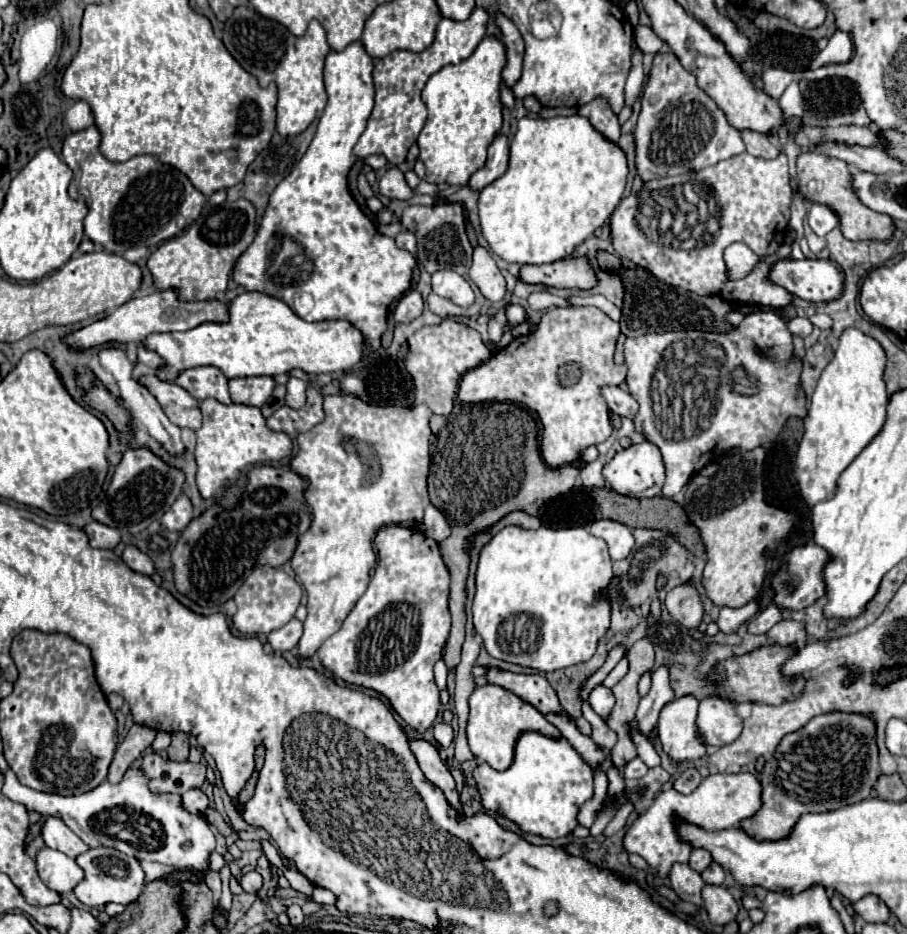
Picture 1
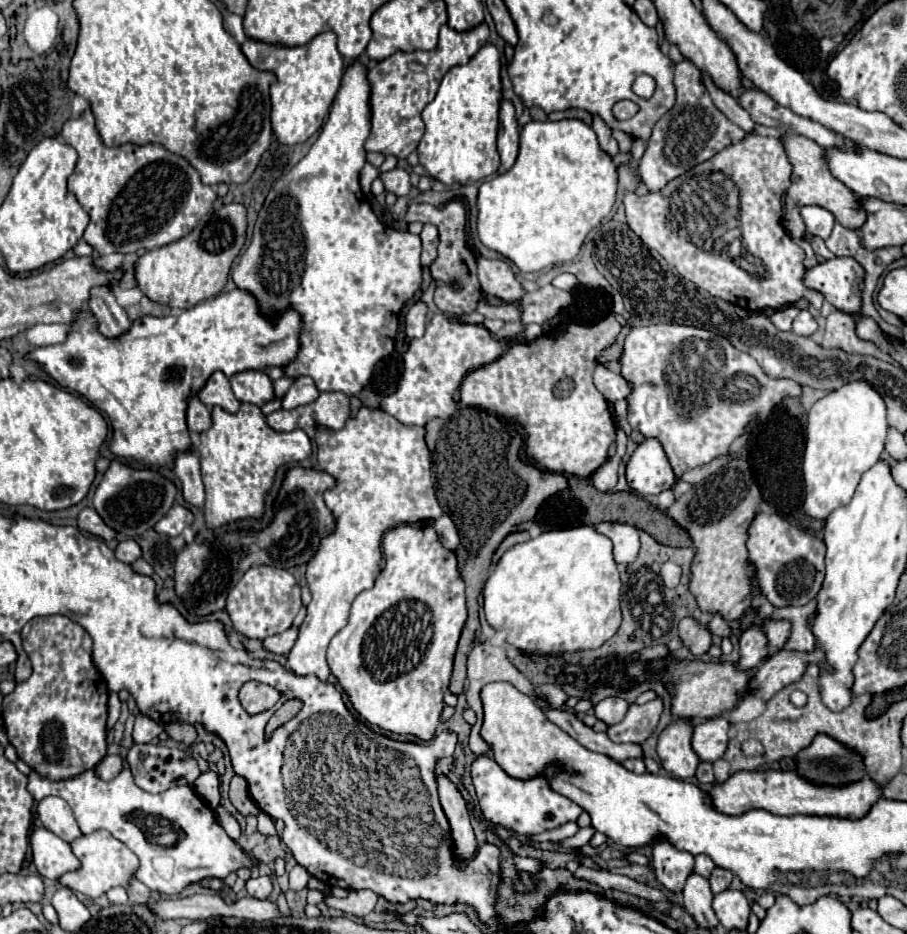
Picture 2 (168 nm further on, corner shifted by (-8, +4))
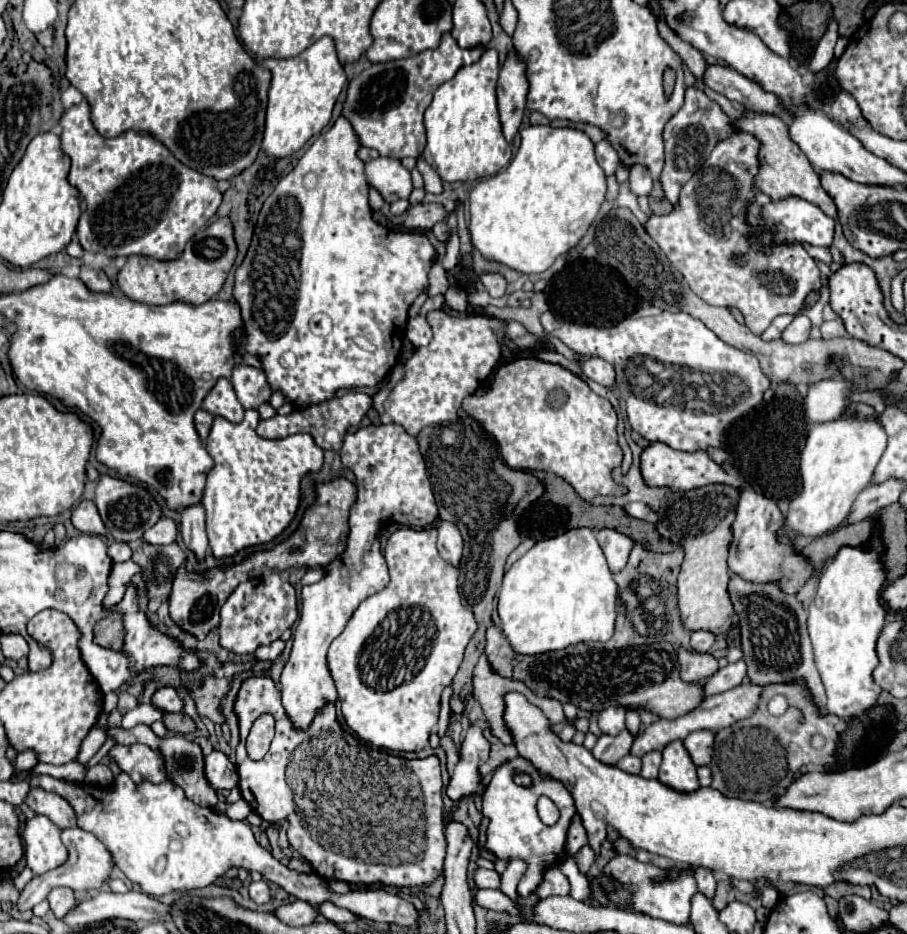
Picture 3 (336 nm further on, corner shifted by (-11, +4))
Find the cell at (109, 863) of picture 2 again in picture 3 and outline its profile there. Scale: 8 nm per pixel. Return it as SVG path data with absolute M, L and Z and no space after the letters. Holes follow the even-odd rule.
M68 827L68 829L62 829L60 837L62 837L64 847L68 847L68 859L60 867L34 877L24 887L24 891L18 897L18 911L30 911L36 903L46 899L46 895L54 887L70 887L74 891L90 891L90 889L98 889L108 879L108 873L112 869L112 859L110 859L110 853L106 851L106 847L102 847L102 843L94 835L90 835L88 831L84 831L80 827Z

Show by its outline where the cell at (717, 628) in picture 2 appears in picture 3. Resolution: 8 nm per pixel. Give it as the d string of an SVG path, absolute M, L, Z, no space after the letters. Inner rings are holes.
M694 631L690 635L690 649L696 653L708 653L712 645L714 645L714 635L710 635L710 631Z

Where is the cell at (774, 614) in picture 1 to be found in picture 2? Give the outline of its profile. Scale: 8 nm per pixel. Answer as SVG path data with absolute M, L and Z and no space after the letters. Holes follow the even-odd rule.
M753 625L741 635L741 657L737 665L741 669L759 667L759 663L767 657L767 635L761 625Z

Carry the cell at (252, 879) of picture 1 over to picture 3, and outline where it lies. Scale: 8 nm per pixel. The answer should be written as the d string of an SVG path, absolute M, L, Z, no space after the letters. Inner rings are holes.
M256 881L256 883L250 883L250 899L254 903L268 903L270 901L270 889L268 889L268 883L266 881Z

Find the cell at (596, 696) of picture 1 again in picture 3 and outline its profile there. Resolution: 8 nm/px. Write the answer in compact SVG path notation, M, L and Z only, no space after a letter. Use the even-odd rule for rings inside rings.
M608 707L598 715L598 725L600 731L606 735L618 735L624 729L624 719L626 719L626 709L624 707Z

